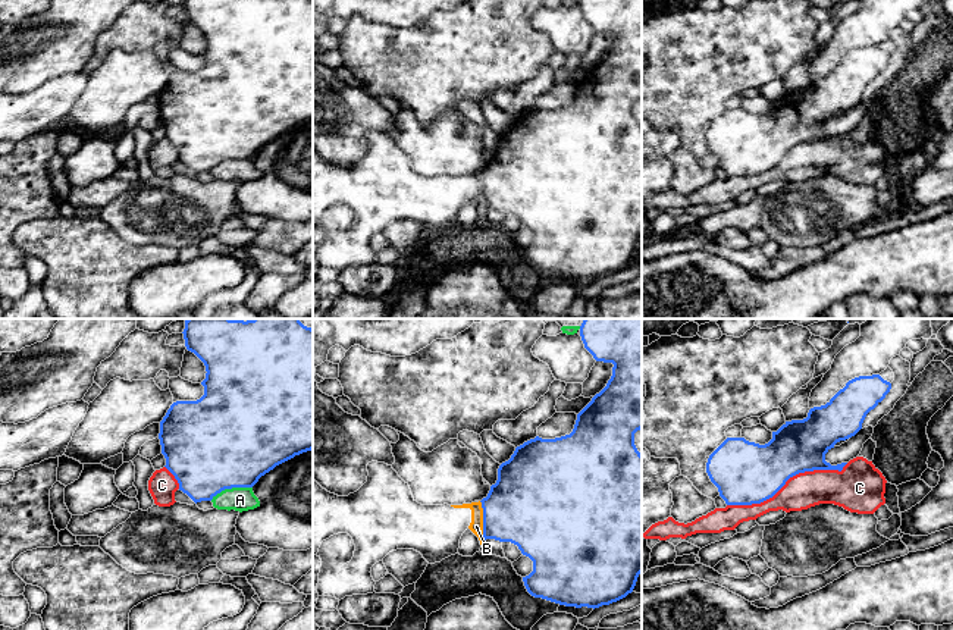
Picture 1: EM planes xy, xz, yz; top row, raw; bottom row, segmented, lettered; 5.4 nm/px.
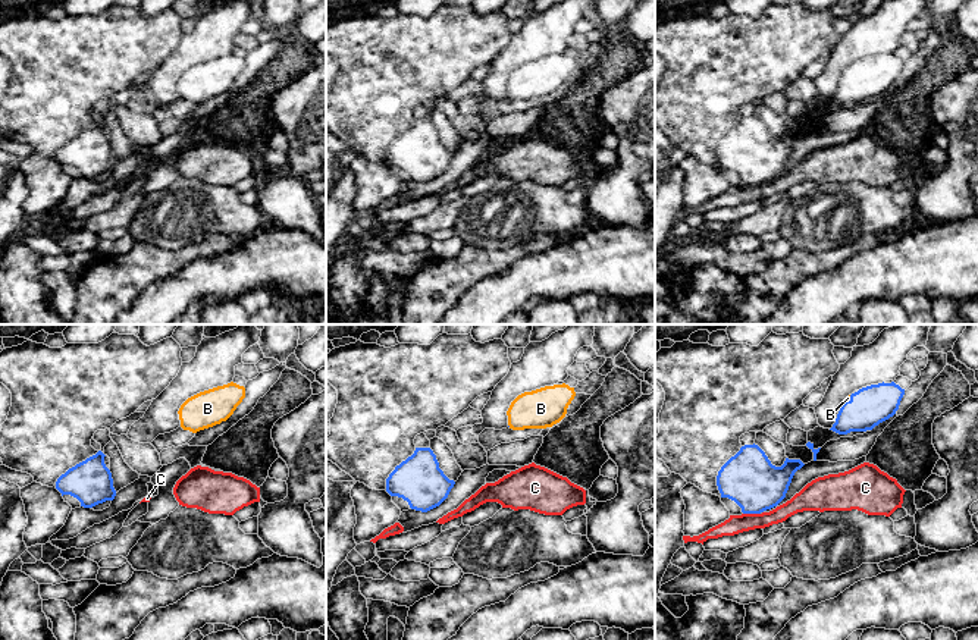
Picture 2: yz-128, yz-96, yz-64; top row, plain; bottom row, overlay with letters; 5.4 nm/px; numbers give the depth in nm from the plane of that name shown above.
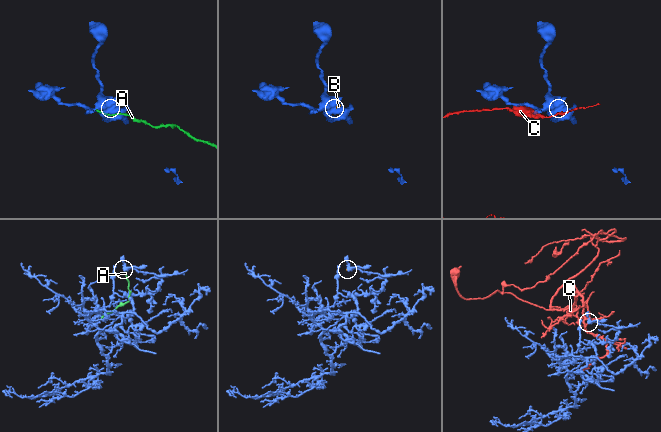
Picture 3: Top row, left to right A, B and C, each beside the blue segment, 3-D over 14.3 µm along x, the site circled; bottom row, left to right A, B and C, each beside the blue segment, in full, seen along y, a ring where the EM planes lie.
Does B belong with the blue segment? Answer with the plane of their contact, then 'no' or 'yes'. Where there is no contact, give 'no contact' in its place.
meets blue in xz; yes

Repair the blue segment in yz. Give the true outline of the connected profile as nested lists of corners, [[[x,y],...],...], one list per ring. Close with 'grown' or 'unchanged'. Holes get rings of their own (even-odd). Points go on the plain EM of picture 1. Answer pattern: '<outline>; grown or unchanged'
[[[880,46],[859,47],[846,54],[825,76],[809,81],[803,91],[786,93],[772,110],[759,116],[744,109],[727,109],[708,129],[706,144],[727,176],[752,176],[772,169],[786,153],[805,142],[838,141],[847,134],[831,137],[825,125],[840,112],[855,107],[866,85],[890,63],[891,54]]]; unchanged

